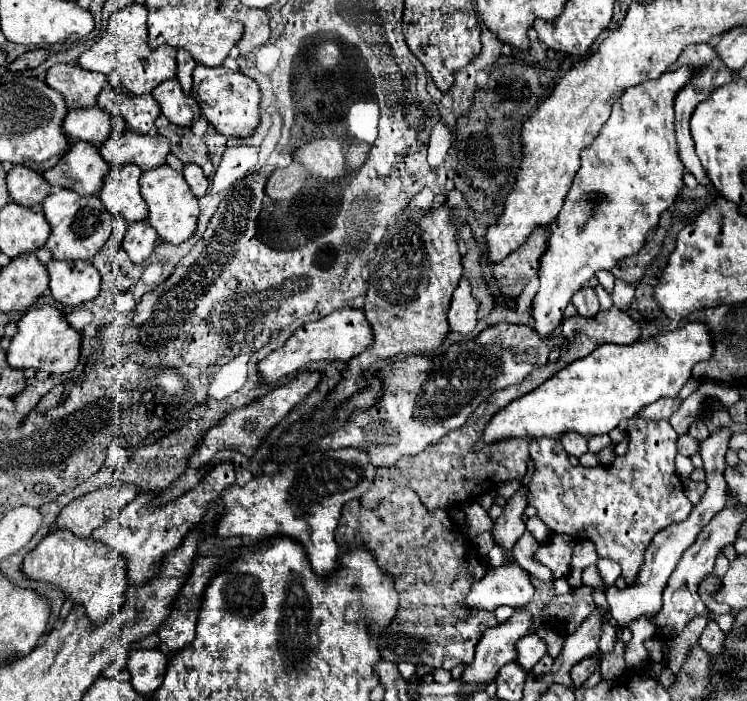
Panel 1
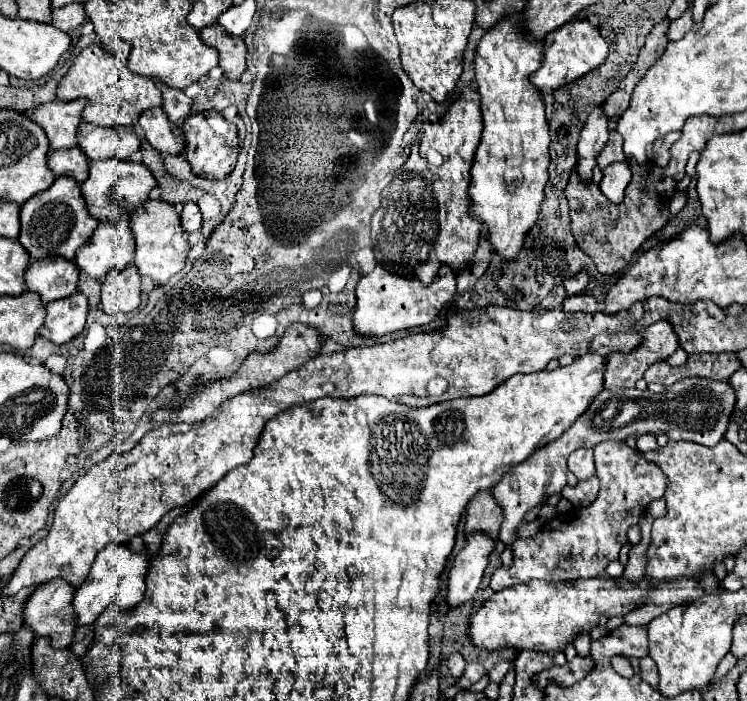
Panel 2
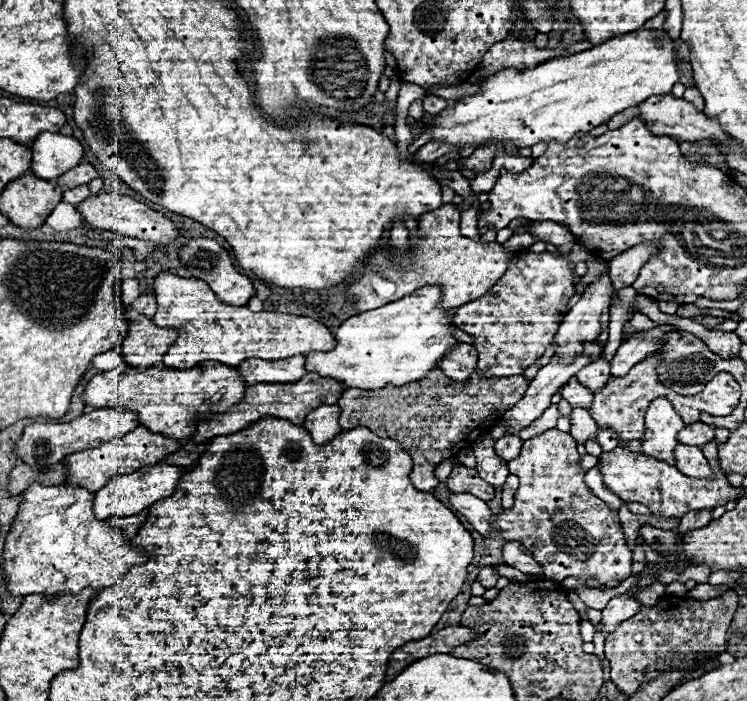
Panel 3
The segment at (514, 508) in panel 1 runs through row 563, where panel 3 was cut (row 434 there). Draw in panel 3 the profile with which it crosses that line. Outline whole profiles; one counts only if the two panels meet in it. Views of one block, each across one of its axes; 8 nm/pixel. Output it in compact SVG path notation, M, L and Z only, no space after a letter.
M506 434L496 440L496 454L504 460L512 460L520 452L520 444L522 444L522 440L518 436Z

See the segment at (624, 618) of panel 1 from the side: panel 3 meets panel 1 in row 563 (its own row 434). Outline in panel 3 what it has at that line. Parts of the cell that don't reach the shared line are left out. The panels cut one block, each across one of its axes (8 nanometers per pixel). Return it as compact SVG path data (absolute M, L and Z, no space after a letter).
M656 398L646 410L646 432L642 436L644 454L676 464L674 450L678 446L678 432L684 428L684 422L672 408L666 398Z

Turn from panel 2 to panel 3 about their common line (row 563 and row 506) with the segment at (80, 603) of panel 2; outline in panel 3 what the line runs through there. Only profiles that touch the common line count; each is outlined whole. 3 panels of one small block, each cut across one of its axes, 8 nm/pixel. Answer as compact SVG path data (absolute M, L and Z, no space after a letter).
M156 464L156 466L144 466L136 470L134 474L124 474L124 476L114 476L104 488L96 492L94 498L94 512L96 518L108 520L110 516L132 516L138 514L140 510L152 506L156 500L168 498L174 494L178 488L178 482L182 476L188 472L188 468L180 466L170 466L170 464Z

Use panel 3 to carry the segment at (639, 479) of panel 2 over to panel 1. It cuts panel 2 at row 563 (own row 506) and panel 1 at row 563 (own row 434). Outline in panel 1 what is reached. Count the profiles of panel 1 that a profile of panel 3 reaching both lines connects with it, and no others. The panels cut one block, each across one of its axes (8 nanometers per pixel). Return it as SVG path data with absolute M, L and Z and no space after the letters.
M554 534L538 546L538 550L534 552L534 558L536 562L548 566L554 578L562 578L570 572L572 546L574 546L574 538L568 538L564 534Z

